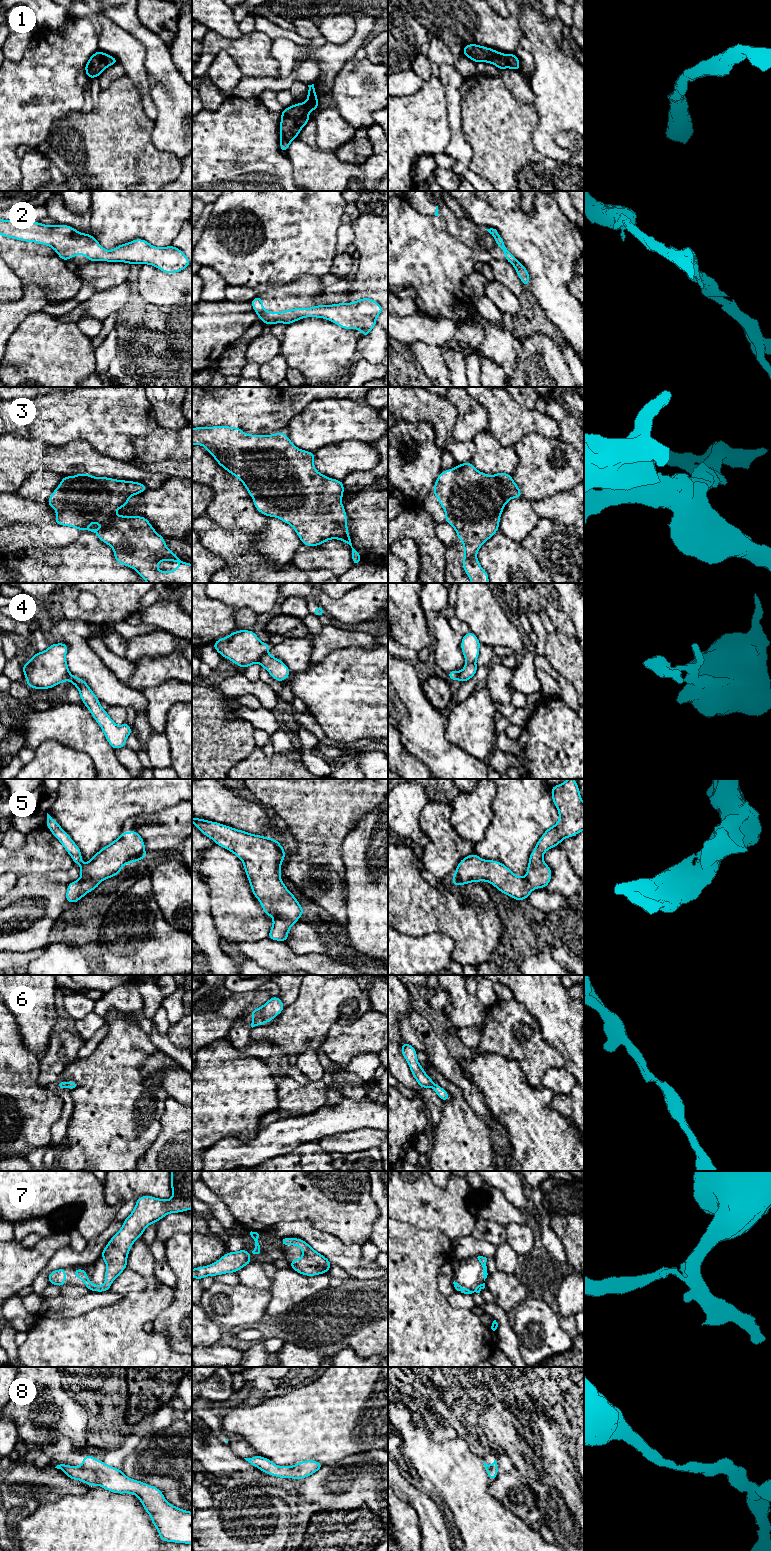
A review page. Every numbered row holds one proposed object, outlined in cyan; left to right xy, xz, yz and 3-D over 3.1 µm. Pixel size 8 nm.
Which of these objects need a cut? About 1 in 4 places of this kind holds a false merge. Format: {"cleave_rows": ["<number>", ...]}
{"cleave_rows": ["4"]}

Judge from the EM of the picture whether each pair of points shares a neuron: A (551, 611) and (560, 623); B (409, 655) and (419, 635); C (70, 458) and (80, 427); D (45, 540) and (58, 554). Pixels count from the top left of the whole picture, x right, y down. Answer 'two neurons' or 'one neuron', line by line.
A: one neuron
B: two neurons
C: two neurons
D: two neurons

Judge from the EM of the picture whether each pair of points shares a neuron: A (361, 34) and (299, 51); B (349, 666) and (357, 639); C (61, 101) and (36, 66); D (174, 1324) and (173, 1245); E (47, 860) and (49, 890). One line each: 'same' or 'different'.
A: same
B: different
C: same
D: same
E: different

